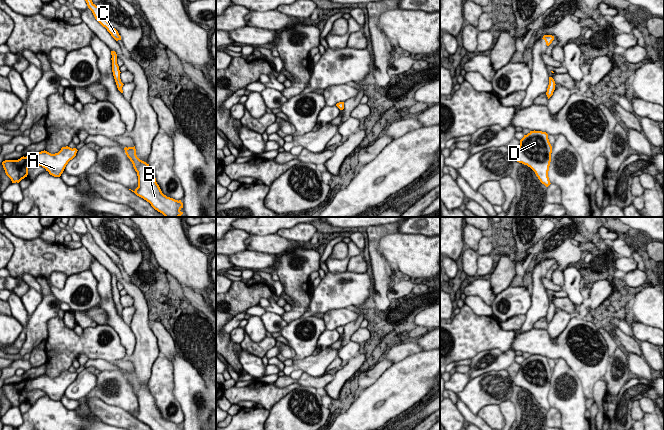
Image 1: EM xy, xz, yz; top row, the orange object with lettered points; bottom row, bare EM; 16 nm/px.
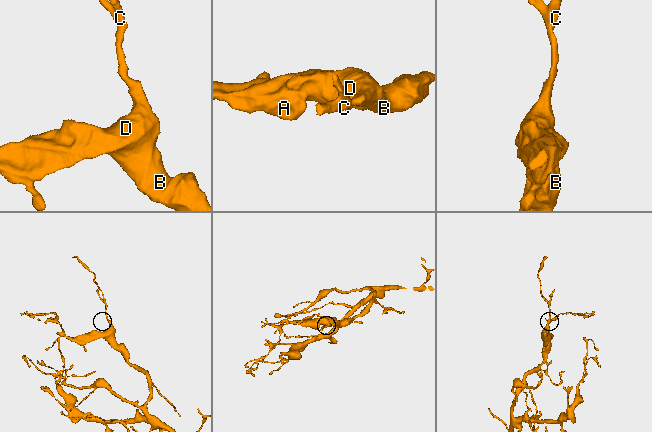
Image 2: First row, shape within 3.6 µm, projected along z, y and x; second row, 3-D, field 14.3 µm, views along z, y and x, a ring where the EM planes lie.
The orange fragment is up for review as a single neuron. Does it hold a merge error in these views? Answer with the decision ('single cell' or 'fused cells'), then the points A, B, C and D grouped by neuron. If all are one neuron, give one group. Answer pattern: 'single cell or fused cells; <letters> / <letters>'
single cell; A B C D

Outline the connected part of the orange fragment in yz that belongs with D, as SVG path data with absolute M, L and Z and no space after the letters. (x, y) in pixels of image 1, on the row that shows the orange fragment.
M530 131L520 140L517 151L513 154L514 161L530 167L542 184L548 187L552 146L548 134L542 131Z

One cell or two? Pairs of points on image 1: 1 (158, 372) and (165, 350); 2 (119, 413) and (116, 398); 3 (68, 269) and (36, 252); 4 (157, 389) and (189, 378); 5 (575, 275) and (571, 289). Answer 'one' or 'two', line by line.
1: two
2: two
3: one
4: two
5: one

